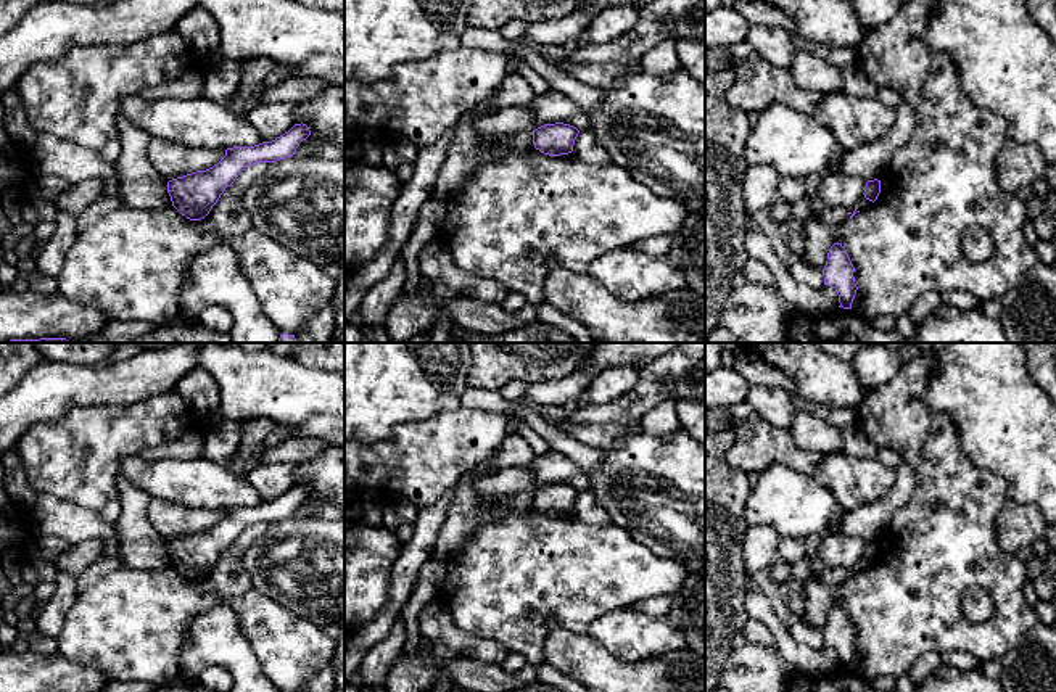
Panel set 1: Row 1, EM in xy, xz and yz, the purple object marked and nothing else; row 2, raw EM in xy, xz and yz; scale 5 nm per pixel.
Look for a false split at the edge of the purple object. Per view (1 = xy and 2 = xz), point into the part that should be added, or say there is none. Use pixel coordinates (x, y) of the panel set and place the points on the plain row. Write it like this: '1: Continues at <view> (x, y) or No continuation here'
1: No continuation here
2: No continuation here

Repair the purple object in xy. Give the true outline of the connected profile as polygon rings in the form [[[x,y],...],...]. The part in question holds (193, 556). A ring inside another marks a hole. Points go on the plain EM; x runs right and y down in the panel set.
[[[301,483],[272,502],[227,509],[225,517],[212,528],[167,542],[172,566],[190,581],[204,579],[224,550],[235,542],[245,528],[290,518],[309,496],[309,488]]]

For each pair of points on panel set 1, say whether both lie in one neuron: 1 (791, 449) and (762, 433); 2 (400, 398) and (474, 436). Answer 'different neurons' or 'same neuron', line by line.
1: same neuron
2: different neurons

